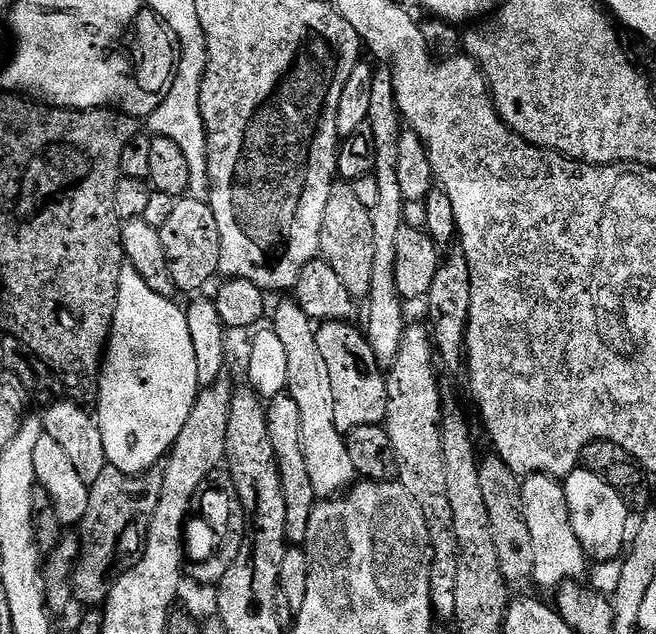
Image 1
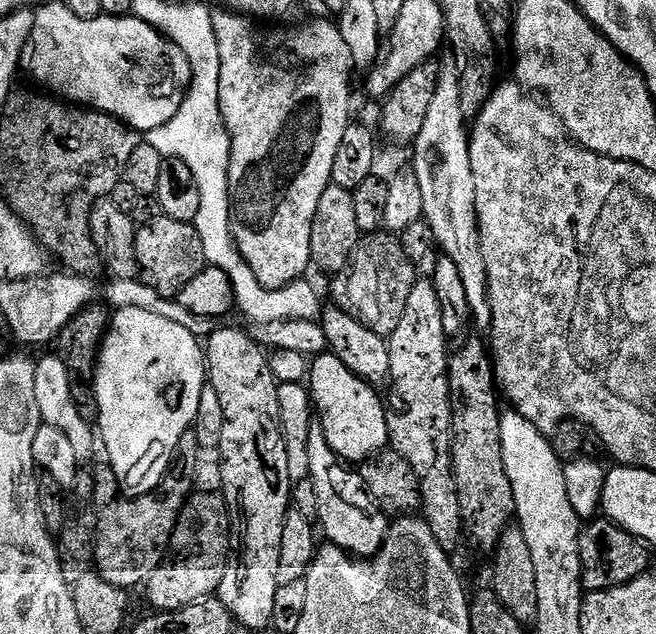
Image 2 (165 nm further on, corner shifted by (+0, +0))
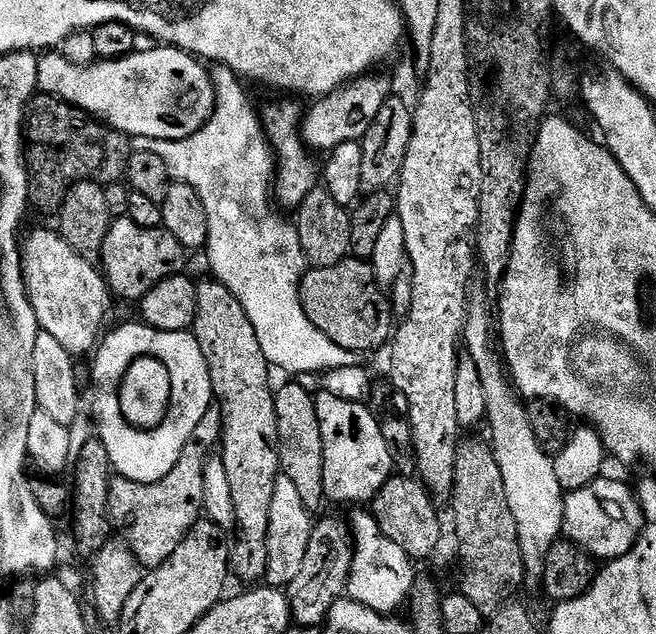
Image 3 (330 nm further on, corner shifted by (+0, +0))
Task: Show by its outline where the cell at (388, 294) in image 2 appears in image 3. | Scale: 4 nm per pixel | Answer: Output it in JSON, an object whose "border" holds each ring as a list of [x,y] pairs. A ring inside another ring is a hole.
{"border":[[[349,258],[325,268],[309,267],[300,280],[300,301],[306,318],[326,338],[357,354],[376,352],[393,339],[392,308],[384,294],[371,263],[364,258]]]}

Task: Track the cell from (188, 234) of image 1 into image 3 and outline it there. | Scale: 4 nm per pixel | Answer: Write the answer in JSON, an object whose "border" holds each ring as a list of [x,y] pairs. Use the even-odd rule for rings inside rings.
{"border":[[[127,218],[113,219],[104,239],[102,249],[102,272],[108,282],[113,297],[139,302],[143,296],[150,294],[158,282],[171,276],[181,275],[185,271],[184,256],[186,250],[174,234],[170,234],[162,226],[159,228],[143,228]]]}

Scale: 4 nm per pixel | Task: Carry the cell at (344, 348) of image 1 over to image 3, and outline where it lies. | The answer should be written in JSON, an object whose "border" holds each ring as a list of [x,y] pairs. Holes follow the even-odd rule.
{"border":[[[323,390],[315,393],[315,397],[324,451],[324,495],[336,504],[367,505],[394,475],[392,454],[382,436],[381,421],[367,403],[340,398]]]}

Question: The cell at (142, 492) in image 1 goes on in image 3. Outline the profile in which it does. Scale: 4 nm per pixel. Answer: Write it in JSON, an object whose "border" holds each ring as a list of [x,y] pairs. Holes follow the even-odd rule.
{"border":[[[213,406],[202,414],[198,426],[194,426],[191,442],[184,447],[174,470],[170,470],[166,478],[153,484],[143,484],[119,474],[113,475],[108,510],[112,513],[115,531],[145,569],[151,570],[166,562],[166,558],[178,550],[182,538],[202,519],[203,470],[210,457],[208,448],[215,444],[217,447],[223,435],[224,422],[220,419],[220,409]]]}

